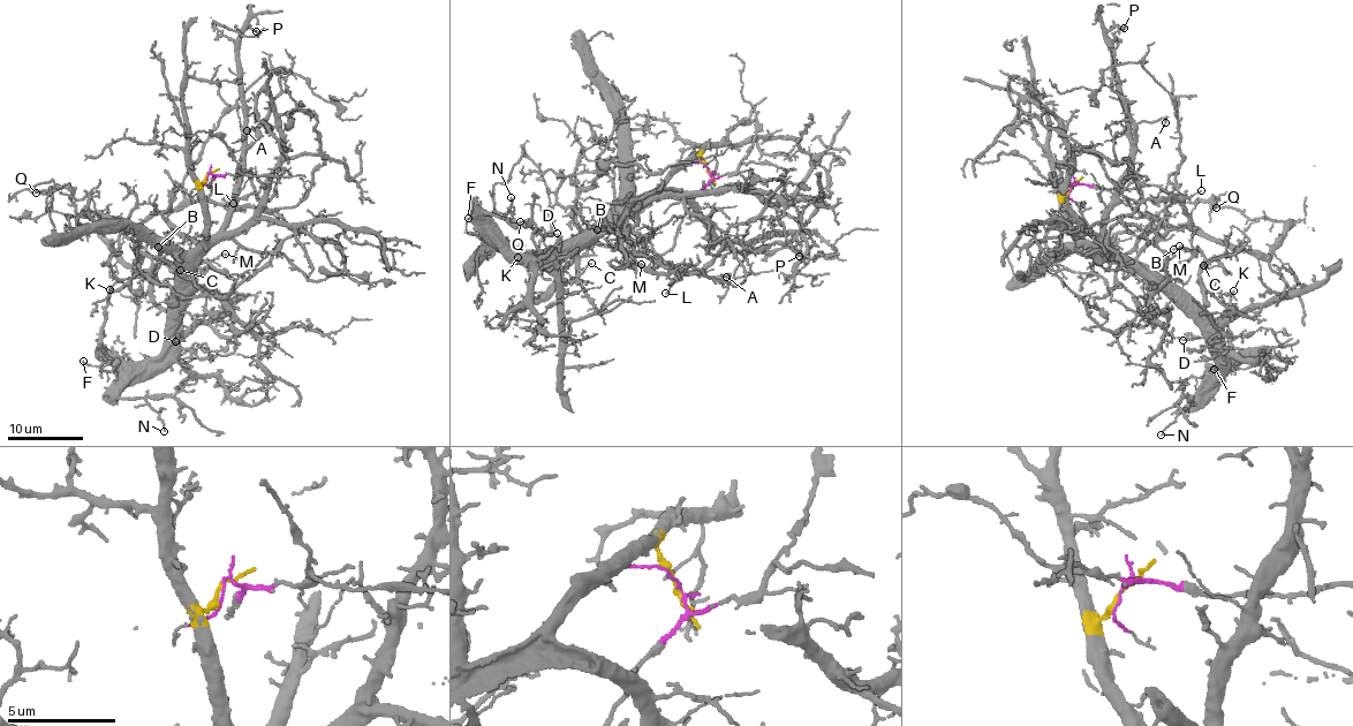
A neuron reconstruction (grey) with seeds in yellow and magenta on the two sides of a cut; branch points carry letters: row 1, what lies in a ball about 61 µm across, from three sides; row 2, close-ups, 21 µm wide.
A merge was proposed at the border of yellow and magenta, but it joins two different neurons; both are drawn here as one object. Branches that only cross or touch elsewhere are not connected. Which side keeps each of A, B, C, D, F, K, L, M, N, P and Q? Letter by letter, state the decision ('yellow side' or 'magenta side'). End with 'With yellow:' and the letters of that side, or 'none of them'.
A: yellow side
B: yellow side
C: yellow side
D: yellow side
F: yellow side
K: yellow side
L: magenta side
M: yellow side
N: yellow side
P: yellow side
Q: magenta side
With yellow: A, B, C, D, F, K, M, N, P

